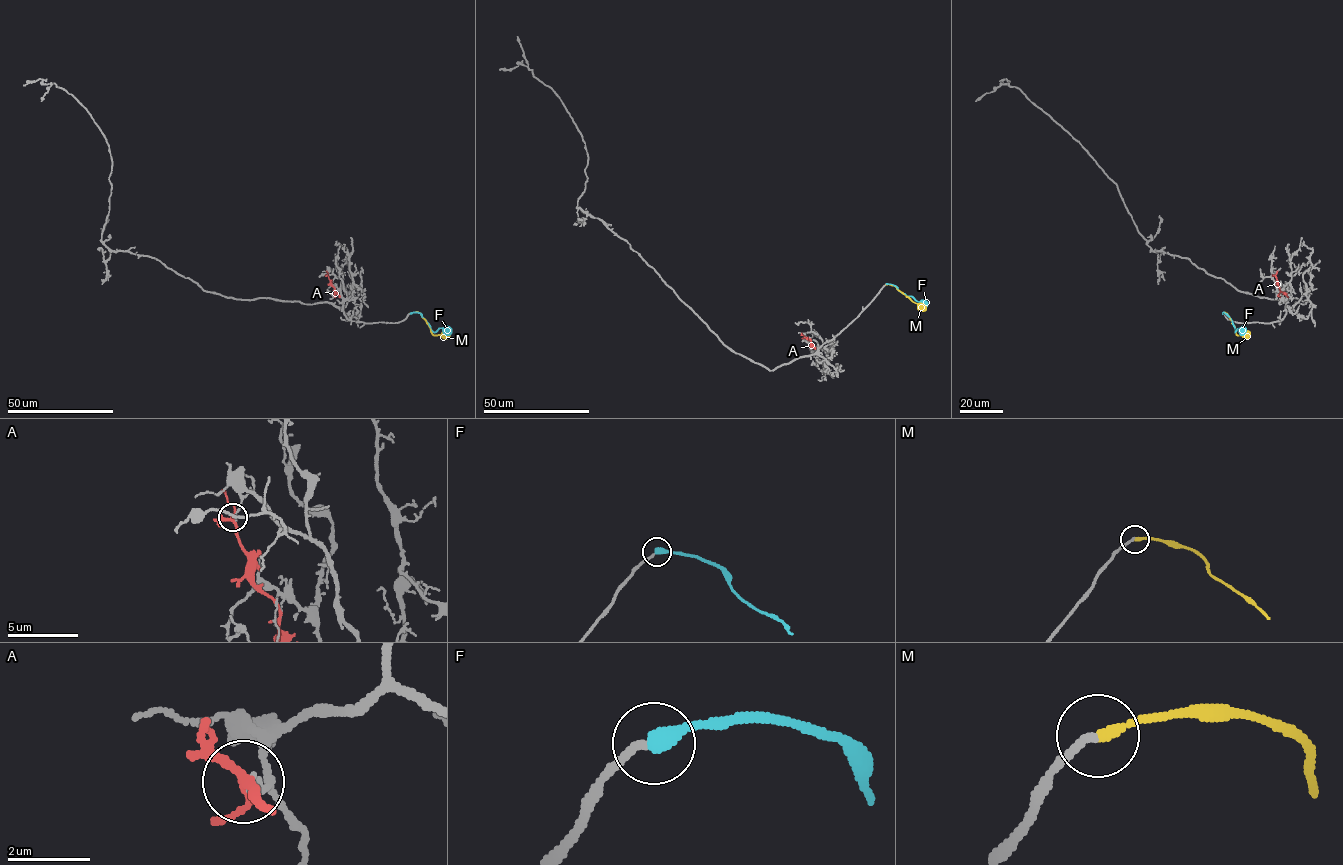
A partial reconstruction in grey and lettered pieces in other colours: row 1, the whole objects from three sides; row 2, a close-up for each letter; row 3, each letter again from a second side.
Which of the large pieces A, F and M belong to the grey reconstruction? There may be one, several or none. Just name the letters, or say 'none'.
F

